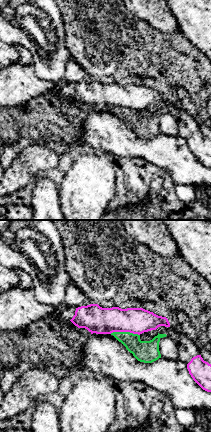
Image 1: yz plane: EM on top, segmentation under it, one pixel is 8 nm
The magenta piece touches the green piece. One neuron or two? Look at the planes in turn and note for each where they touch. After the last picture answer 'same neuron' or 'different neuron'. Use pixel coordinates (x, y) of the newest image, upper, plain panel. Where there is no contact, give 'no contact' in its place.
contact (125, 107)

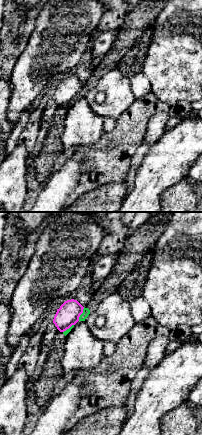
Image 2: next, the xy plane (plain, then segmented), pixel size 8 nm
contact (81, 89)

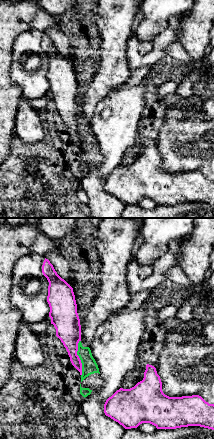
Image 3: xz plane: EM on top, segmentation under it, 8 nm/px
contact (79, 134)

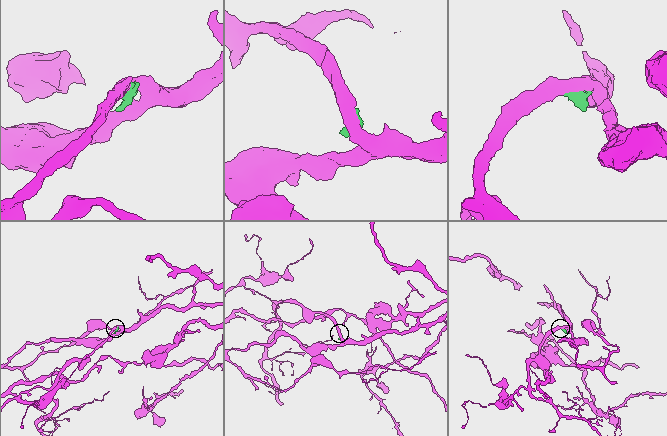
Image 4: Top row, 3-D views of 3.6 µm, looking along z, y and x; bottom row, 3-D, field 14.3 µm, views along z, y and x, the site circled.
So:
different neuron

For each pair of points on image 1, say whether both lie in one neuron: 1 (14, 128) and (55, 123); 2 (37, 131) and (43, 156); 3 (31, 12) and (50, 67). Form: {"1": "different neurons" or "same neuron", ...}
{"1": "same neuron", "2": "different neurons", "3": "same neuron"}

